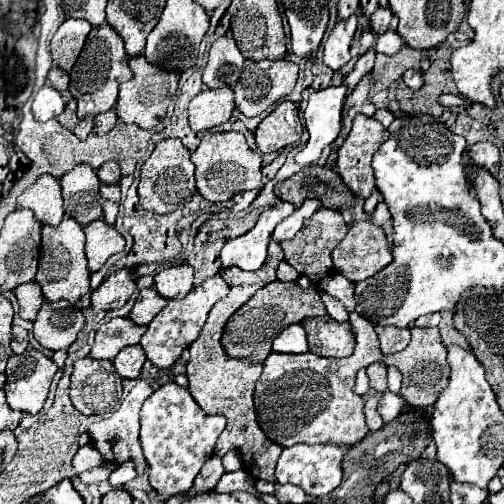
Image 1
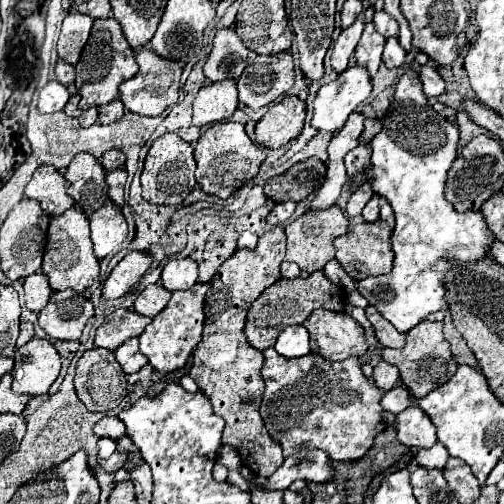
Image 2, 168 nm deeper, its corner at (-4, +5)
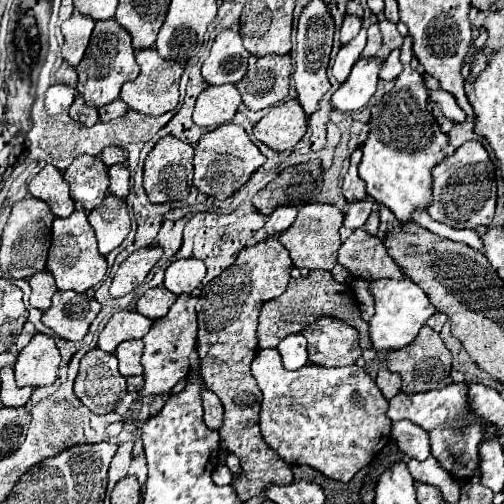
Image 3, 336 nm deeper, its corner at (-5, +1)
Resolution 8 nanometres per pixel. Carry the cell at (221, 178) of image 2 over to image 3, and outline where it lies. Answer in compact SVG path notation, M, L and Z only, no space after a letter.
M225 123L221 127L205 133L199 139L199 143L195 147L195 155L193 155L193 165L195 165L193 185L209 197L227 199L237 189L241 189L263 163L265 163L265 155L257 149L255 143L251 143L245 129L235 123Z

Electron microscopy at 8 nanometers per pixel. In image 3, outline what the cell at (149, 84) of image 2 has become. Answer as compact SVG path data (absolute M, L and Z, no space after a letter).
M141 49L137 51L137 63L141 67L141 73L135 81L129 81L121 89L121 99L135 111L145 115L163 115L167 111L173 111L179 103L179 79L183 73L183 67L177 61L161 59L155 49Z

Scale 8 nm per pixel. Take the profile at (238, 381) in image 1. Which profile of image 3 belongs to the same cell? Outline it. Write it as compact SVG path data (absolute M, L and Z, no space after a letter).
M265 239L253 247L239 251L237 261L219 277L209 281L197 299L197 351L201 355L201 375L205 387L211 389L225 407L225 421L219 429L221 449L235 453L241 461L239 479L231 481L239 501L249 501L259 495L265 485L287 485L293 481L291 467L263 441L259 433L261 389L251 375L251 361L257 355L257 319L263 303L279 297L291 279L291 257L275 239Z

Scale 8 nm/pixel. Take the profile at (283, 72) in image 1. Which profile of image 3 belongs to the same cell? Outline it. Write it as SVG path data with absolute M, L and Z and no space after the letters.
M265 55L249 67L243 81L237 83L237 89L251 111L261 111L287 99L289 77L291 55Z

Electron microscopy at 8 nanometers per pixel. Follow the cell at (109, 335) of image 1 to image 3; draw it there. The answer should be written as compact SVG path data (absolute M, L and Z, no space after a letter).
M119 311L99 333L99 349L113 353L121 341L141 339L151 329L151 323L151 319L137 311Z

